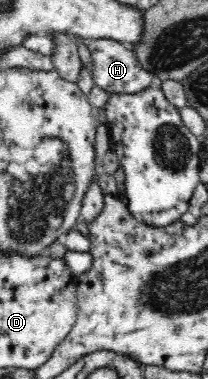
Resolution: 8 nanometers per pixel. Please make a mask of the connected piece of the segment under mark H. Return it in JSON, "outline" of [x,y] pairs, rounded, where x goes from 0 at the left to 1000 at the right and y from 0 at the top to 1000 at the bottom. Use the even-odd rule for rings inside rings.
{"outline":[[[399,103],[399,111],[418,119],[442,150],[452,172],[442,195],[457,227],[524,245],[663,248],[764,222],[755,206],[668,169],[635,127],[529,103]]]}

